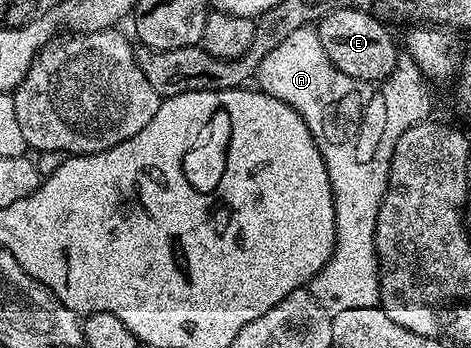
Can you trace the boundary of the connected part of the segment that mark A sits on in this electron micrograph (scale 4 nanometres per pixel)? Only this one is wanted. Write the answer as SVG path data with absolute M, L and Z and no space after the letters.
M306 27L299 31L291 31L275 51L271 51L257 68L256 84L261 92L287 103L307 123L319 151L323 155L323 163L327 167L327 175L331 179L331 191L335 199L335 235L337 242L333 254L327 264L313 276L307 290L318 301L320 307L332 315L339 311L351 311L351 307L371 307L381 299L381 279L377 267L377 248L375 247L375 223L379 215L379 207L383 203L383 195L389 182L389 164L395 151L395 143L399 143L399 135L413 125L419 125L430 116L433 101L429 98L427 79L419 71L419 67L408 55L398 56L395 71L385 80L376 82L375 88L370 82L351 79L351 75L343 75L331 59L327 59L327 51L323 51L323 43L319 39L316 28Z

